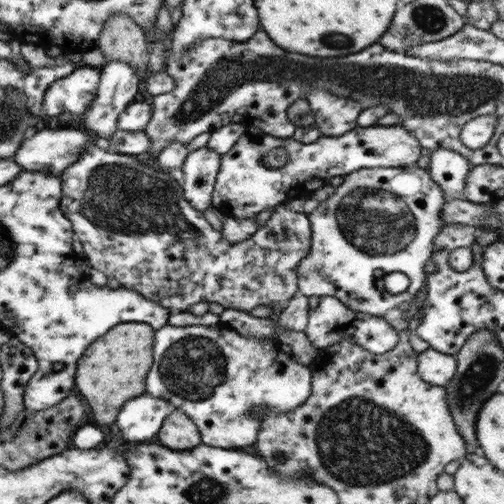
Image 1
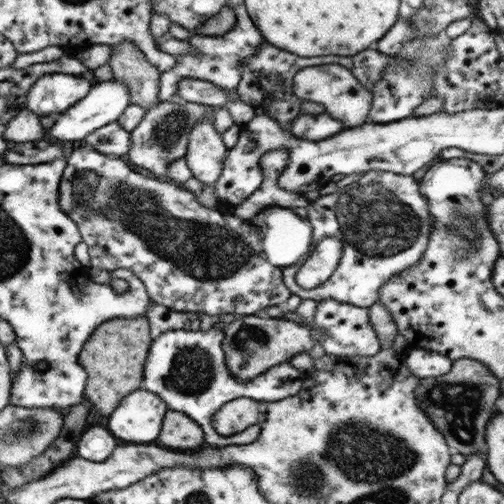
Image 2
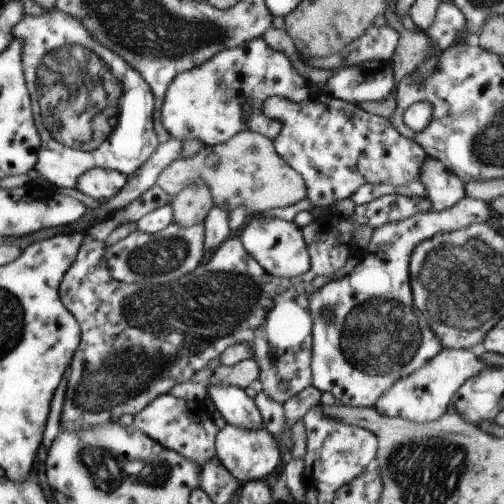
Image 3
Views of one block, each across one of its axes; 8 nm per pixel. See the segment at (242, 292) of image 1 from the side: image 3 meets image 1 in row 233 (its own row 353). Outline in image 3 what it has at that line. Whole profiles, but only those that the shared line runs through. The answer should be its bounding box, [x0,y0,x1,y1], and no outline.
[59,194,431,430]

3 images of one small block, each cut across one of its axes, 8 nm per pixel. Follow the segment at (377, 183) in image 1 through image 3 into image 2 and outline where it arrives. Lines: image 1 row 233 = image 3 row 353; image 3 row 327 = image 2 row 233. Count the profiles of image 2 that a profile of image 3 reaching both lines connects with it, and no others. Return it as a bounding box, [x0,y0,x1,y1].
[283,172,433,308]

